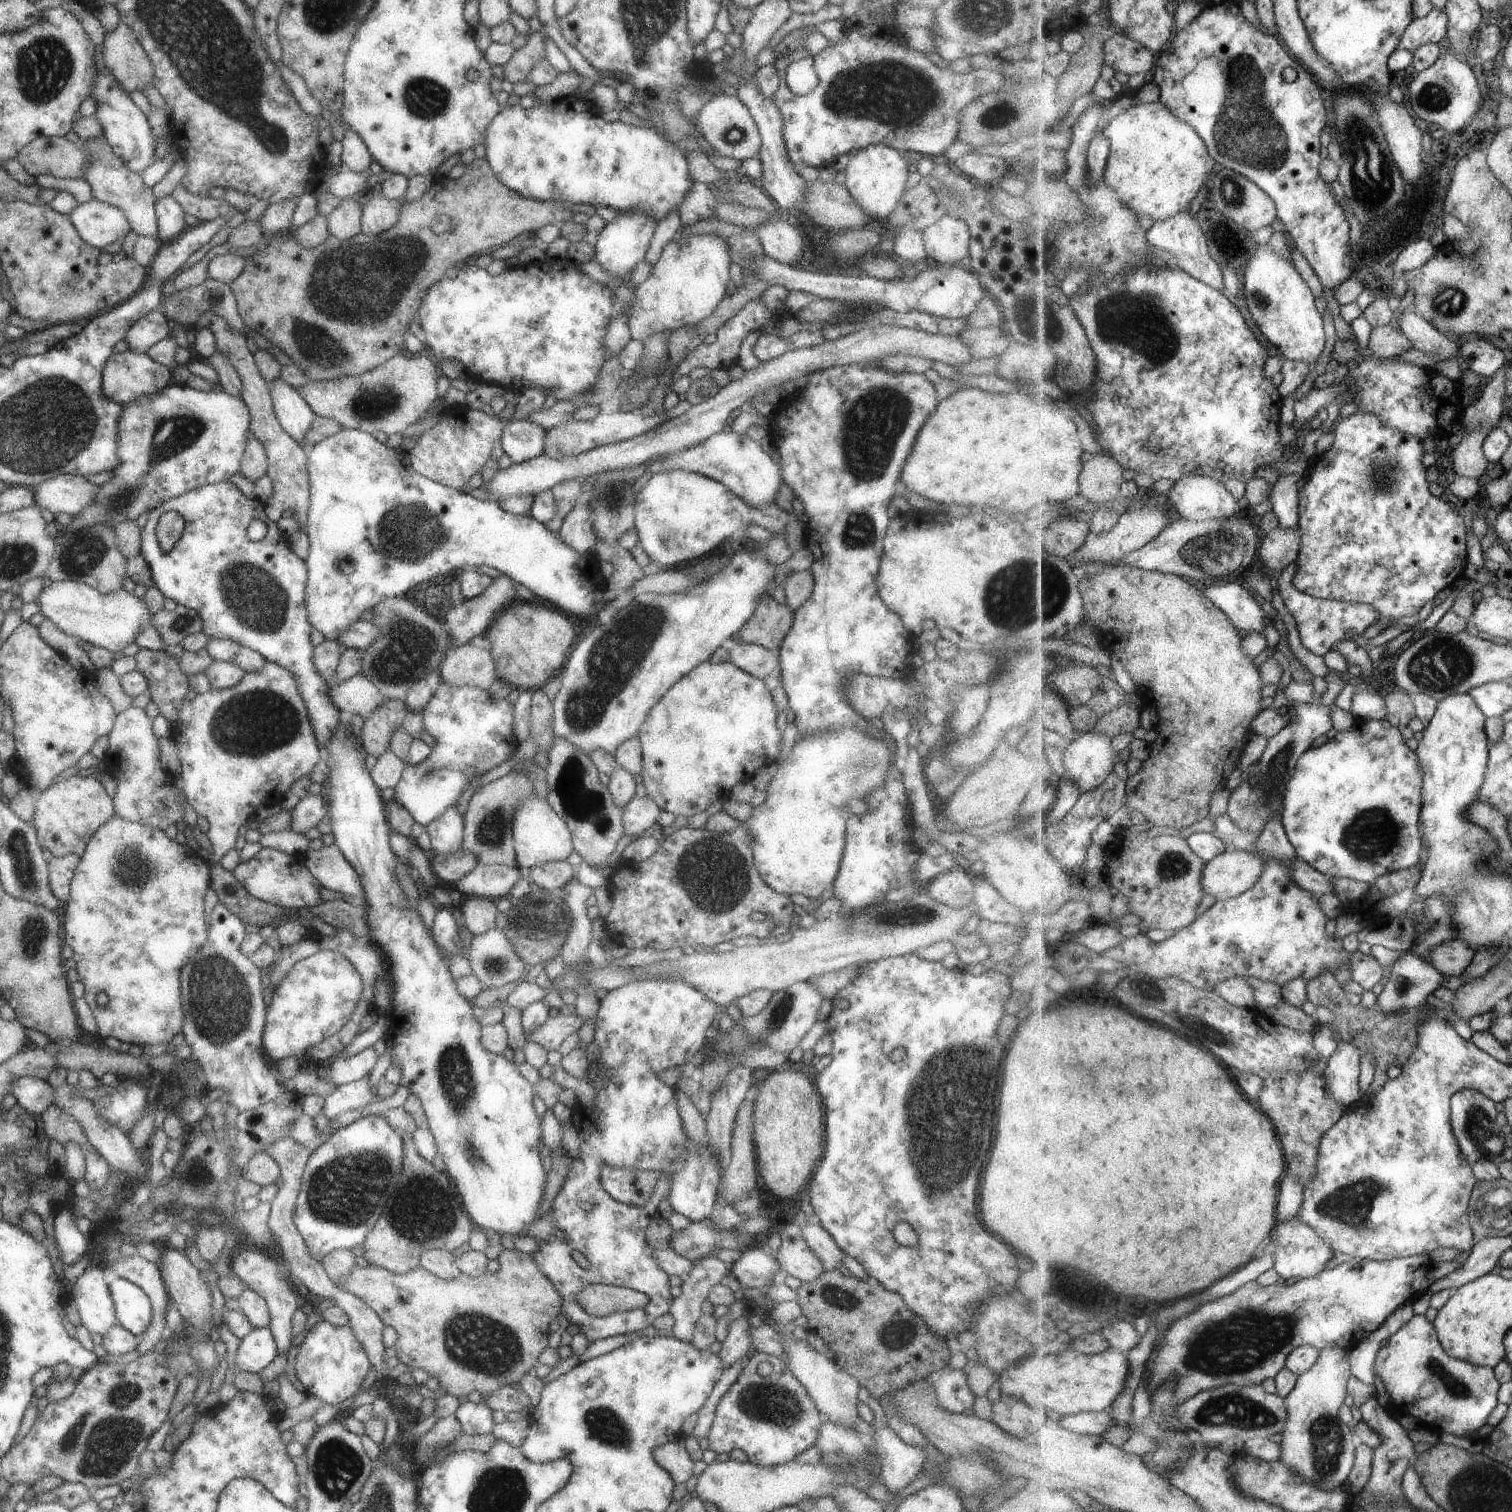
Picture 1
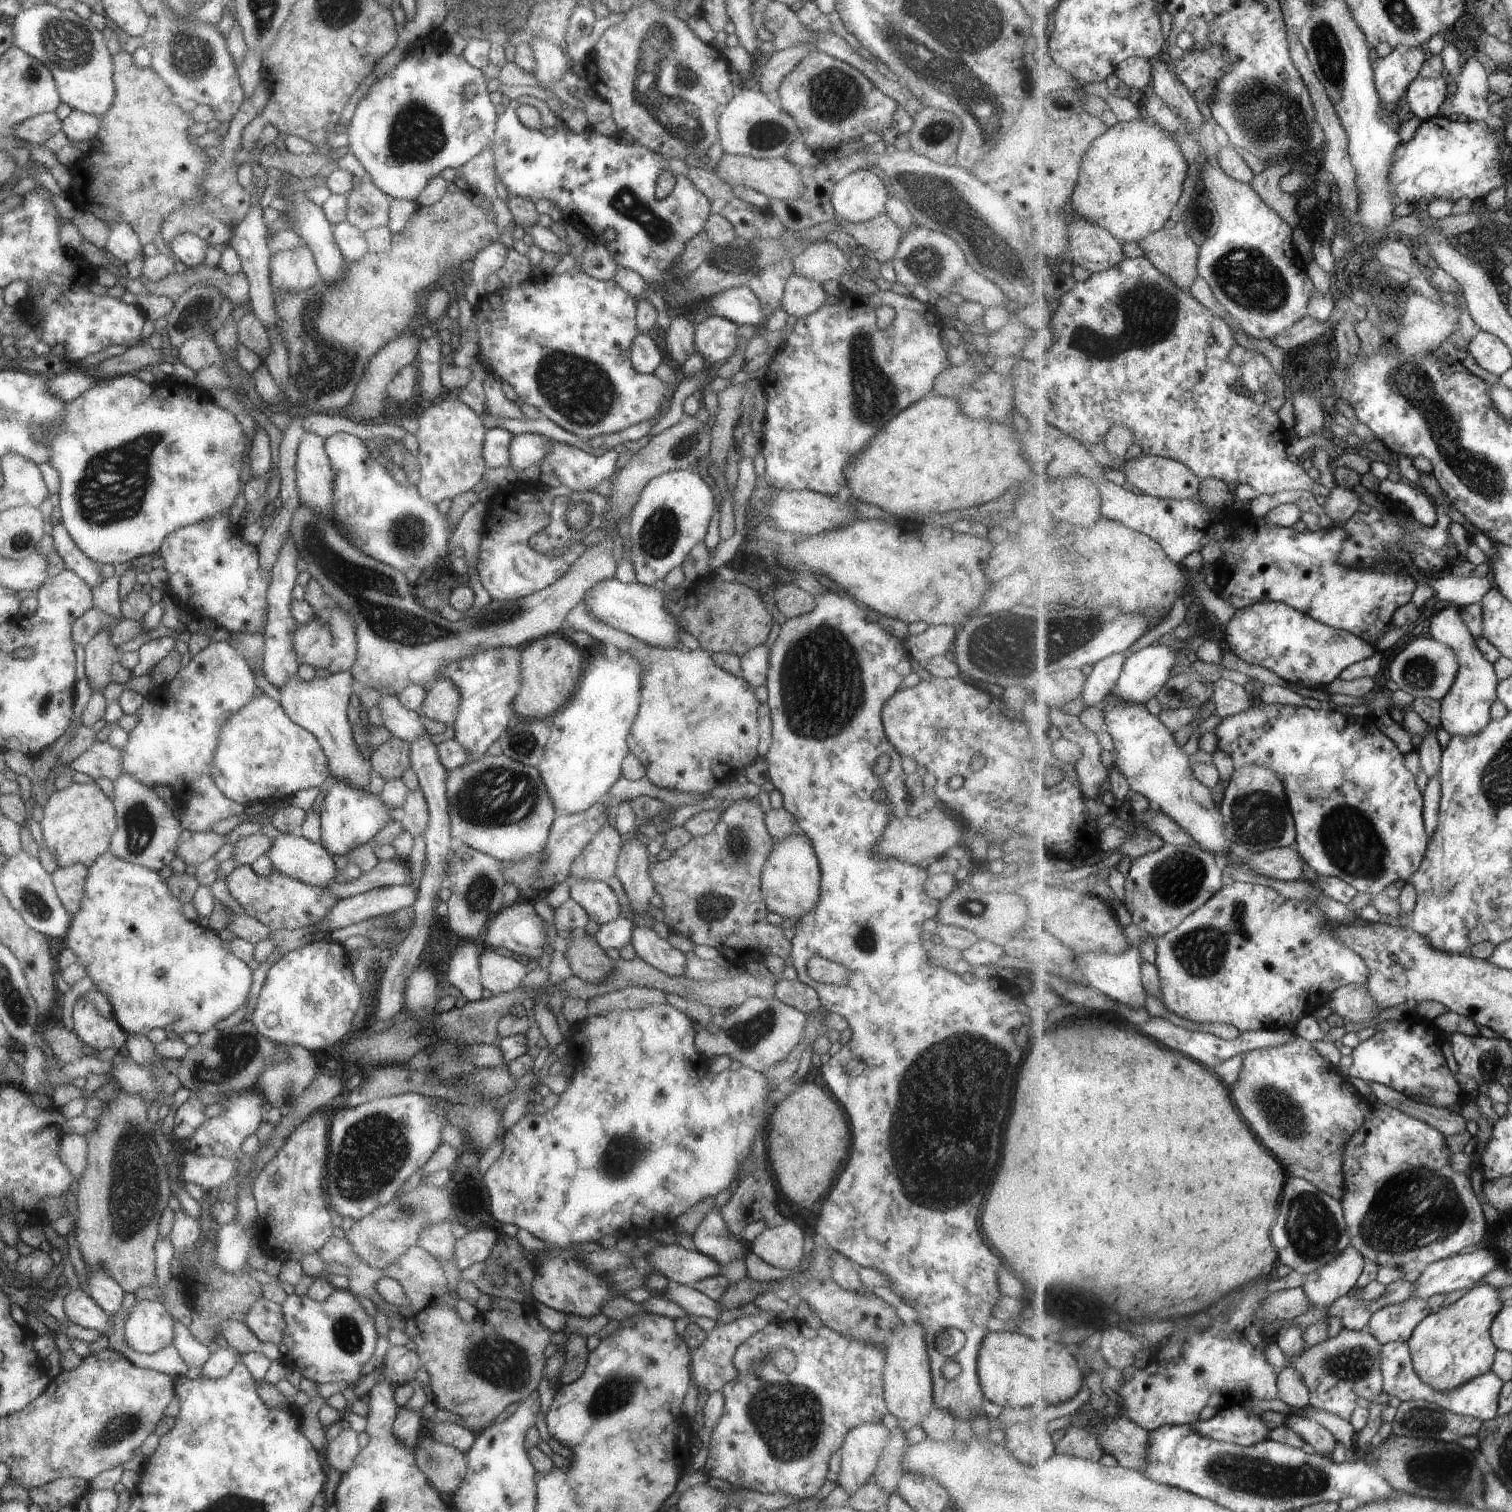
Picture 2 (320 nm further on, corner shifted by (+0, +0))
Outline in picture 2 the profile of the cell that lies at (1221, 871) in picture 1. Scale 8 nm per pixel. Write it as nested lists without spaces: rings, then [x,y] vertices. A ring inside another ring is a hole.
[[[1281,847],[1262,853],[1249,853],[1243,866],[1277,880],[1300,880],[1306,860],[1298,848]]]

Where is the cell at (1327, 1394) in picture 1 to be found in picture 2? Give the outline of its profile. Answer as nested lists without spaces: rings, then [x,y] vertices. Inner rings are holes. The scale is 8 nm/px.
[[[1351,1245],[1333,1262],[1318,1268],[1315,1272],[1304,1275],[1302,1287],[1310,1298],[1310,1310],[1304,1315],[1298,1316],[1291,1325],[1301,1325],[1303,1328],[1307,1328],[1309,1325],[1315,1324],[1321,1319],[1329,1318],[1328,1308],[1332,1305],[1333,1301],[1345,1296],[1359,1282],[1366,1261],[1367,1259],[1361,1252]]]

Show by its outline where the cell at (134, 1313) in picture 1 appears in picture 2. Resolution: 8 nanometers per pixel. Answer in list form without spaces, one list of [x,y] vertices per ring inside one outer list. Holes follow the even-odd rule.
[[[156,1298],[135,1301],[123,1321],[124,1341],[136,1353],[151,1354],[172,1344],[174,1320]]]

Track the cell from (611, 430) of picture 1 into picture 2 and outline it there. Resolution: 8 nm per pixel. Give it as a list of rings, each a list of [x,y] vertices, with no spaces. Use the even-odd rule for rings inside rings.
[[[518,433],[511,437],[507,447],[508,464],[516,471],[539,464],[548,451],[547,438],[533,433]]]

